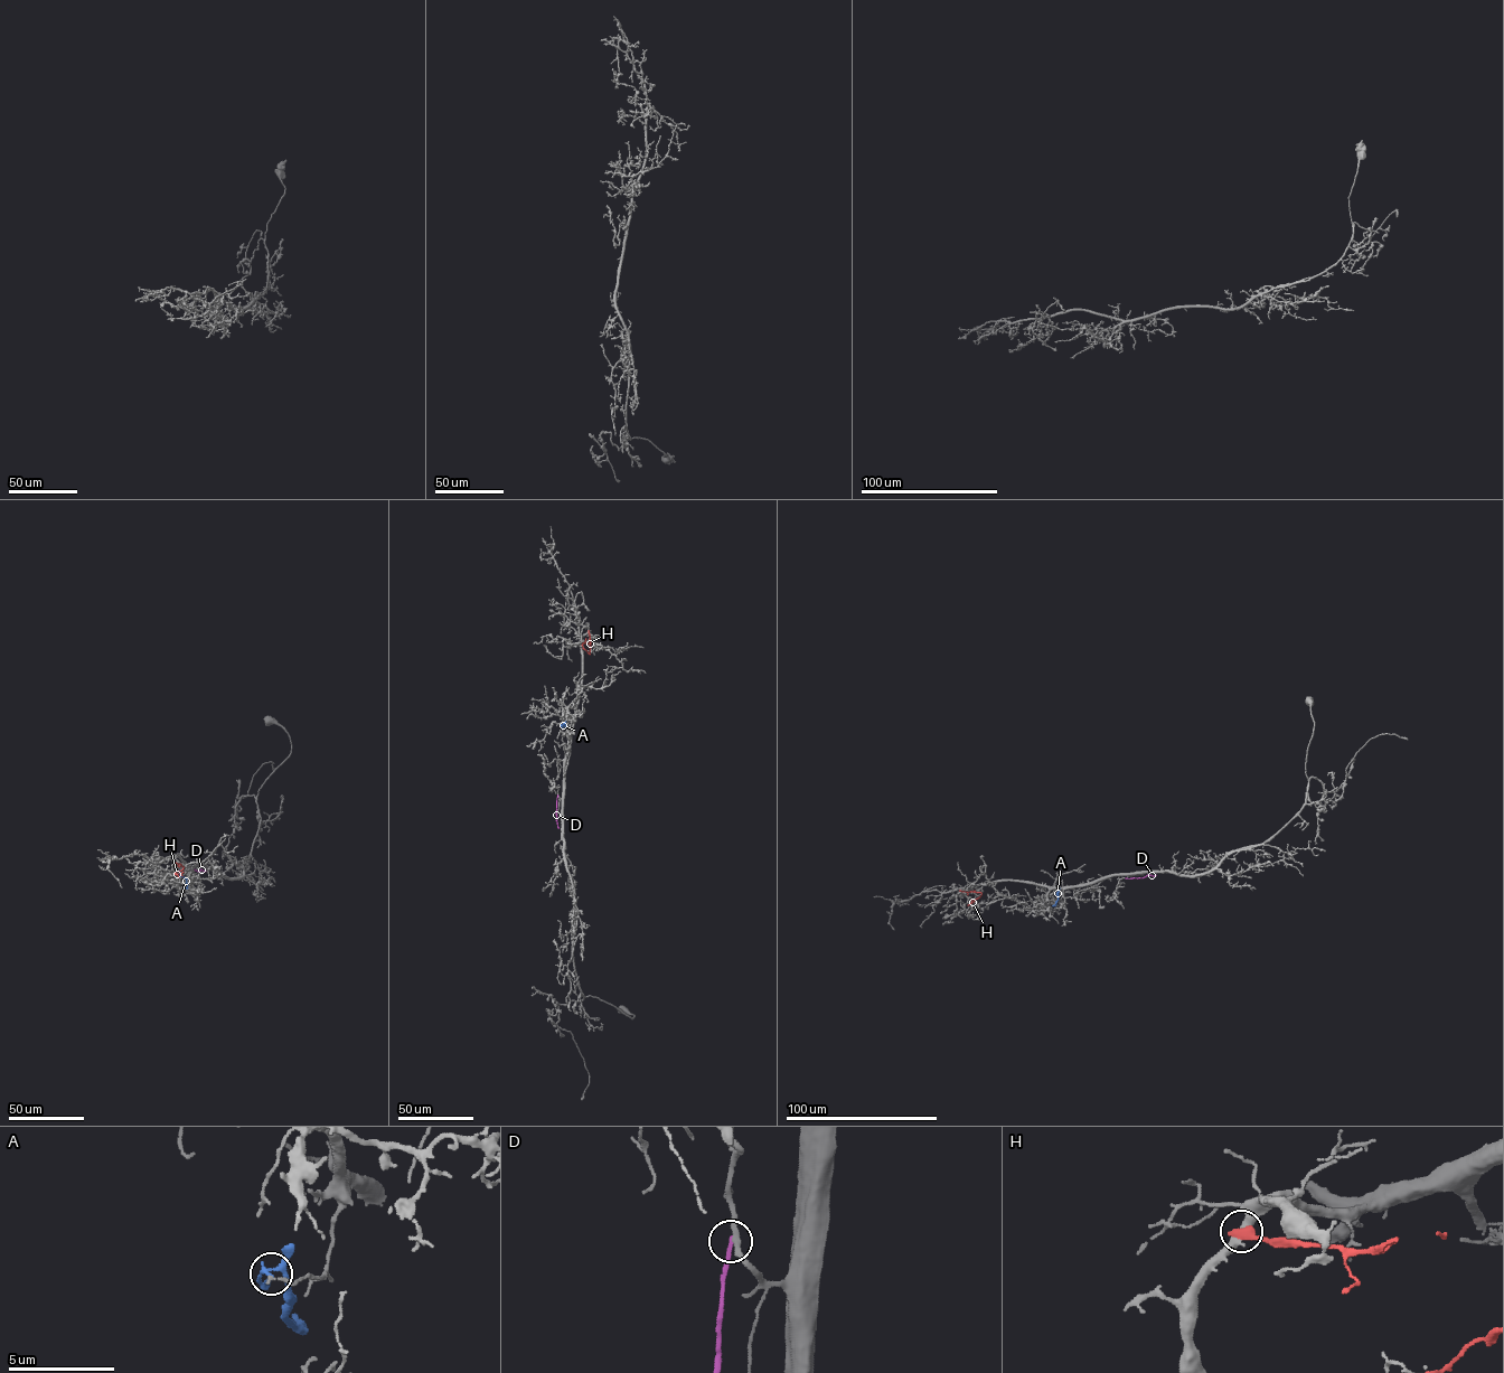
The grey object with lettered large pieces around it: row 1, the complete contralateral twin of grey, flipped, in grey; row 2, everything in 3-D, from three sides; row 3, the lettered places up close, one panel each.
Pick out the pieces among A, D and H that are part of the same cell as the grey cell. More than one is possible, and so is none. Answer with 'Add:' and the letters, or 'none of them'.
Add: none of them

